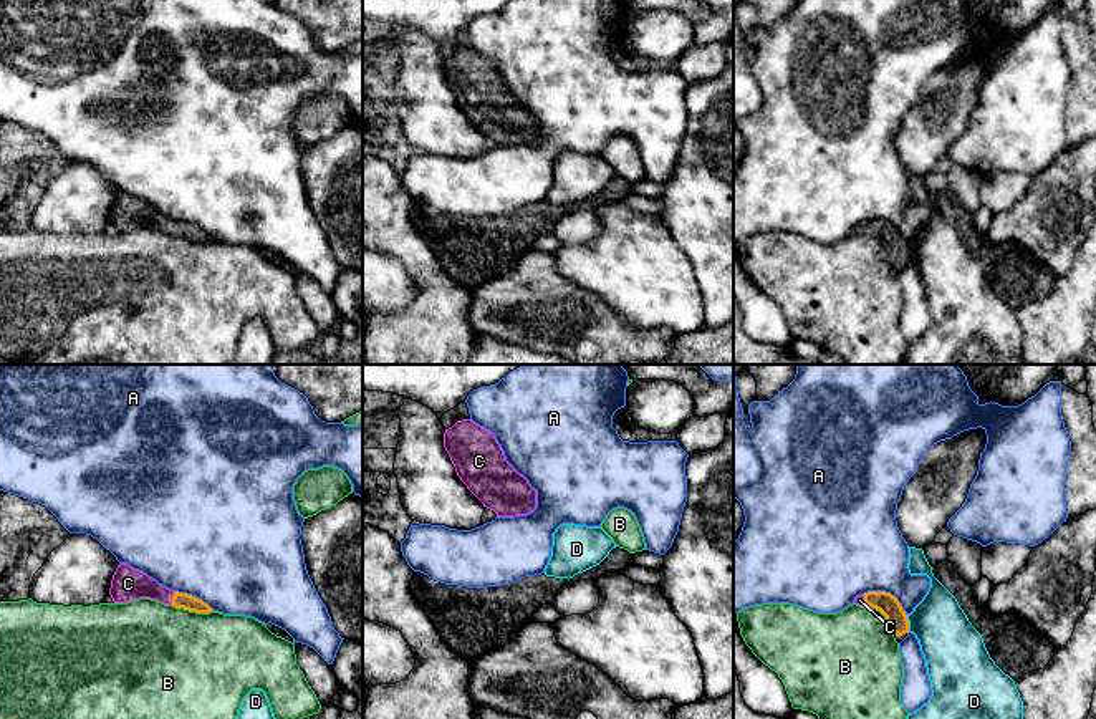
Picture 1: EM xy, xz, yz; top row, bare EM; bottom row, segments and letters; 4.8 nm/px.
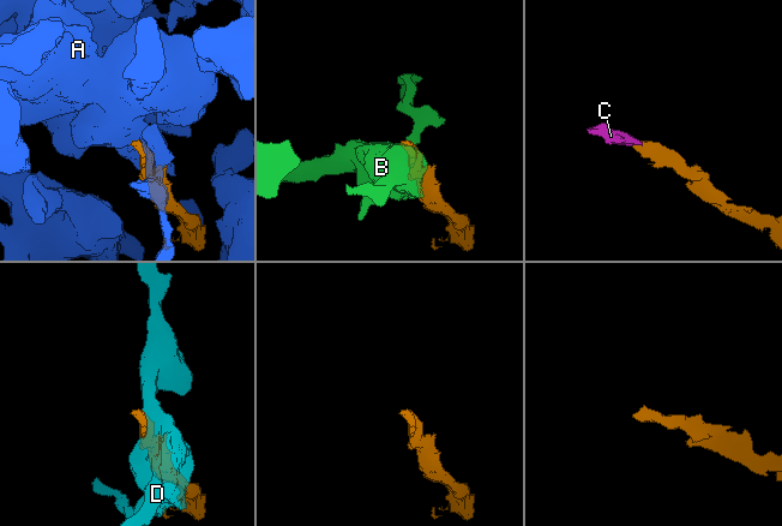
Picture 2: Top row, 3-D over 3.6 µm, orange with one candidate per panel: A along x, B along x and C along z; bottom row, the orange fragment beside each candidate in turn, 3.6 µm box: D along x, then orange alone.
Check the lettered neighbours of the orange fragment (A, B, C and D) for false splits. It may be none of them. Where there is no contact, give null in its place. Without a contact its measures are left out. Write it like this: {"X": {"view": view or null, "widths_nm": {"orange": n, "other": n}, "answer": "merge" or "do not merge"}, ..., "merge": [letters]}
{"A": {"view": "yz", "widths_nm": {"orange": 100, "other": 400}, "answer": "do not merge"}, "B": {"view": "xy", "widths_nm": {"orange": 80, "other": 480}, "answer": "do not merge"}, "C": {"view": "xy", "widths_nm": {"orange": 80, "other": 160}, "answer": "merge"}, "D": {"view": "yz", "widths_nm": {"orange": 100, "other": 300}, "answer": "do not merge"}, "merge": ["C"]}

